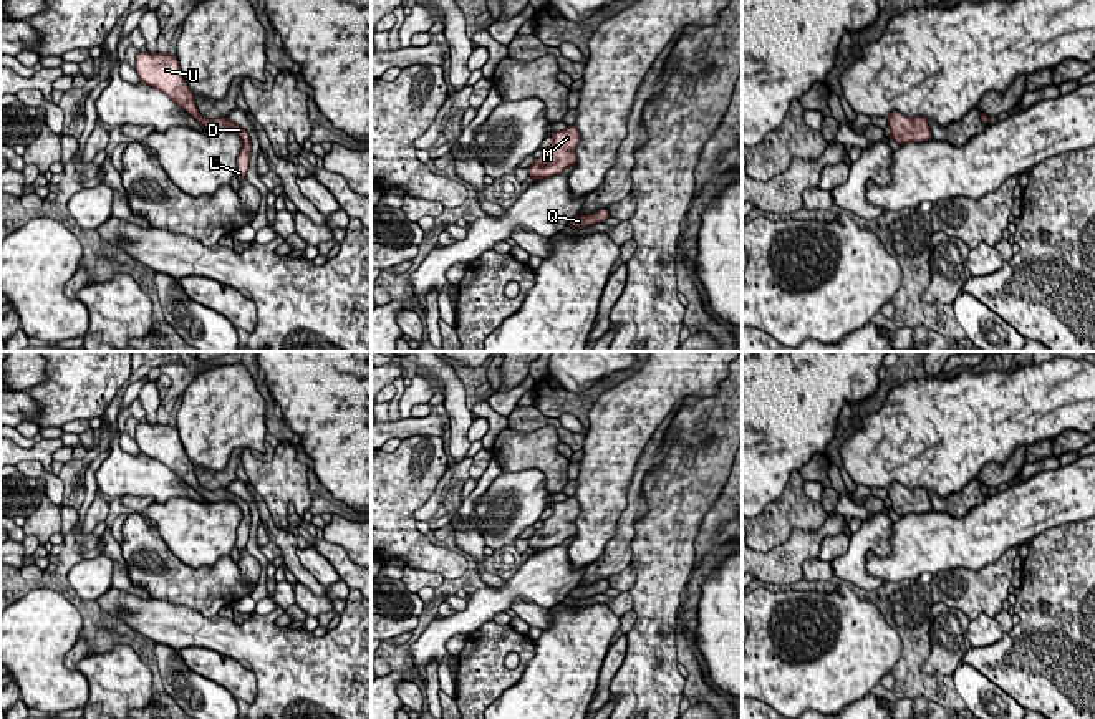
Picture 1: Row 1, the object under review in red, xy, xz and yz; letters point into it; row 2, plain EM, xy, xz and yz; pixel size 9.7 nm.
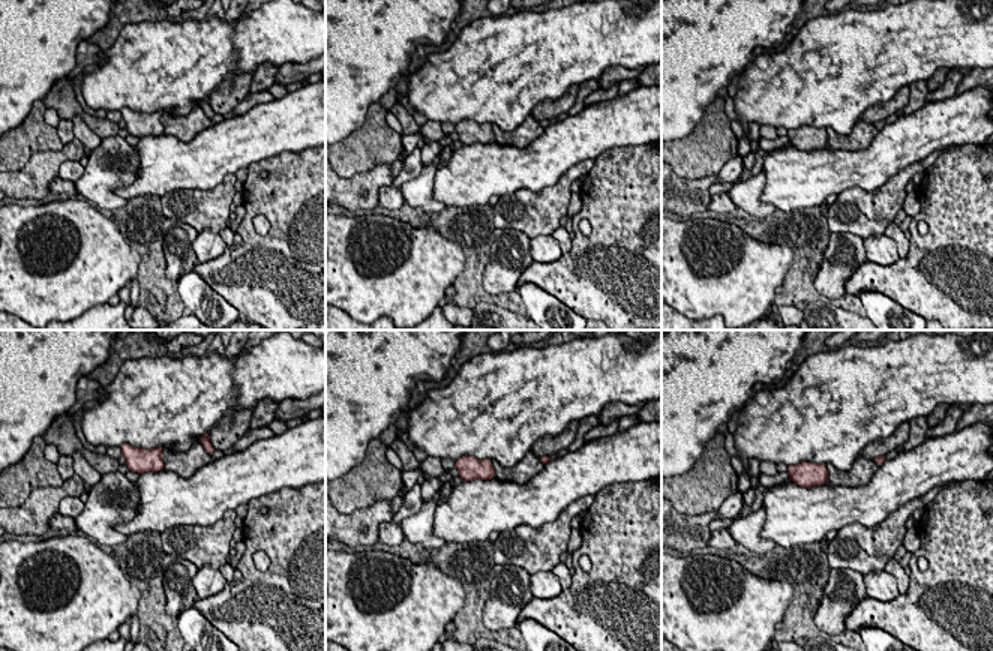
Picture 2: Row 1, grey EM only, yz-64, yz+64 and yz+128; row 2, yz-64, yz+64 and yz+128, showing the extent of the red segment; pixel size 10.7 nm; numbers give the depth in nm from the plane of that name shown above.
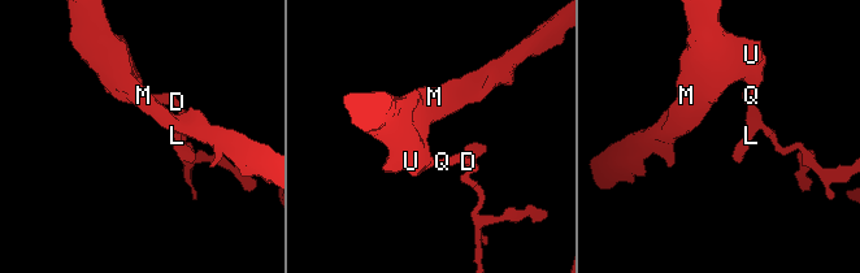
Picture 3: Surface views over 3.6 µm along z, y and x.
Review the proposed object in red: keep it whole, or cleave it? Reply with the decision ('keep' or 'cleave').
keep

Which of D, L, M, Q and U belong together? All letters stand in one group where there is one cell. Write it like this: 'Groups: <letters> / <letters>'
Groups: D L M Q U

